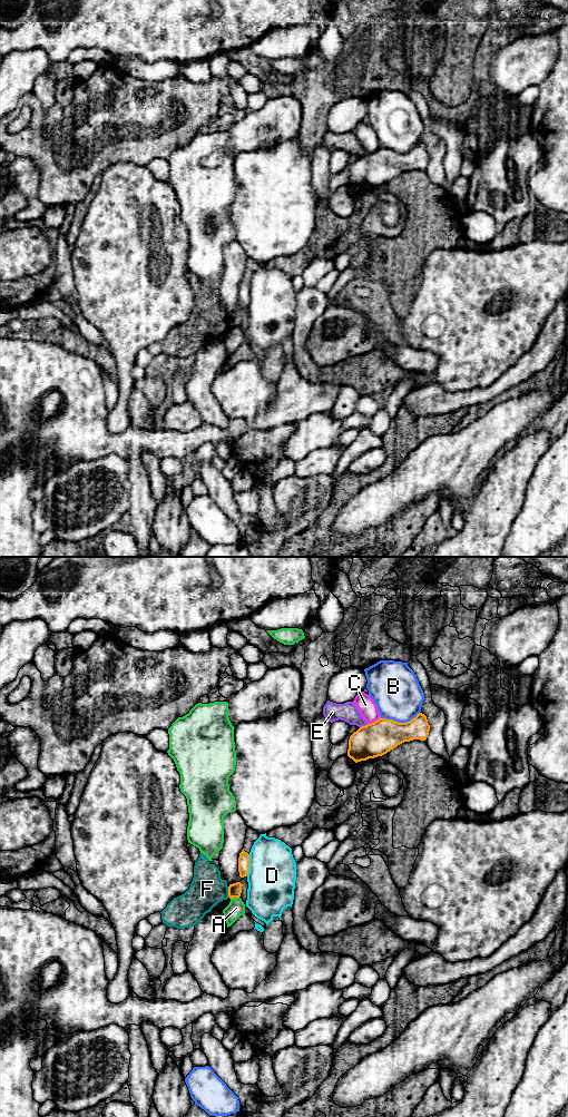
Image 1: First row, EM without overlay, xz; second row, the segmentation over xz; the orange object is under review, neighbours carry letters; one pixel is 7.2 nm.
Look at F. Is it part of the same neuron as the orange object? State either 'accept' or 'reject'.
reject

